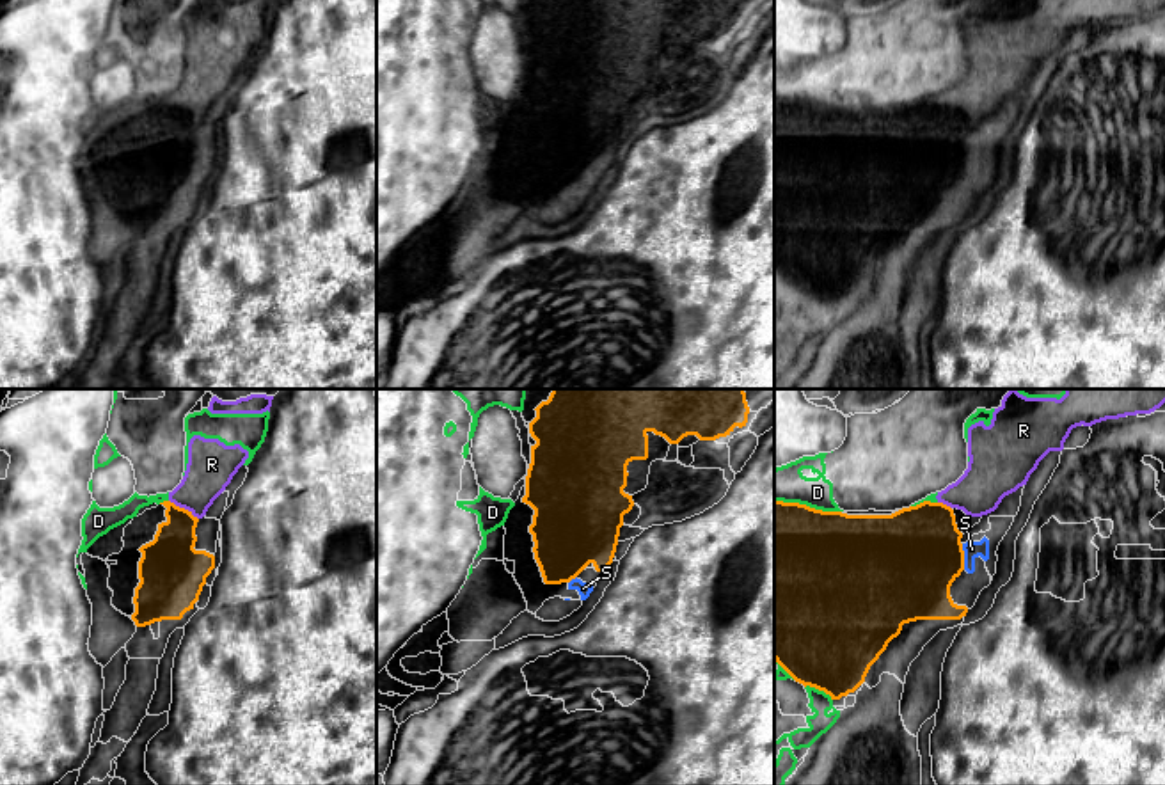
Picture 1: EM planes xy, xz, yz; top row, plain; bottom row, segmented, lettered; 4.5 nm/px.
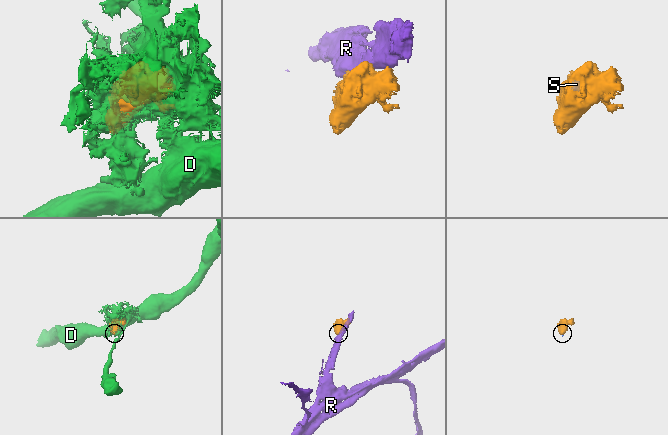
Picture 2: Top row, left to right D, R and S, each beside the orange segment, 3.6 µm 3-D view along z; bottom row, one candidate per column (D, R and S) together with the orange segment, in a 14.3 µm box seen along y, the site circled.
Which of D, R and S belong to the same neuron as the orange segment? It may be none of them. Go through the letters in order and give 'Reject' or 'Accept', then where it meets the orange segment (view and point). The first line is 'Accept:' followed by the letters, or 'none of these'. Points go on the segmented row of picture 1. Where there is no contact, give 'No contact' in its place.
Accept: S
D: Reject. Touches orange at yz (808, 507)
R: Reject. Touches orange at xy (183, 508)
S: Accept. Touches orange at yz (963, 556)

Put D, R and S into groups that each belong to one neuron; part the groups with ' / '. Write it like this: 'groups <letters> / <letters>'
groups D / R / S

